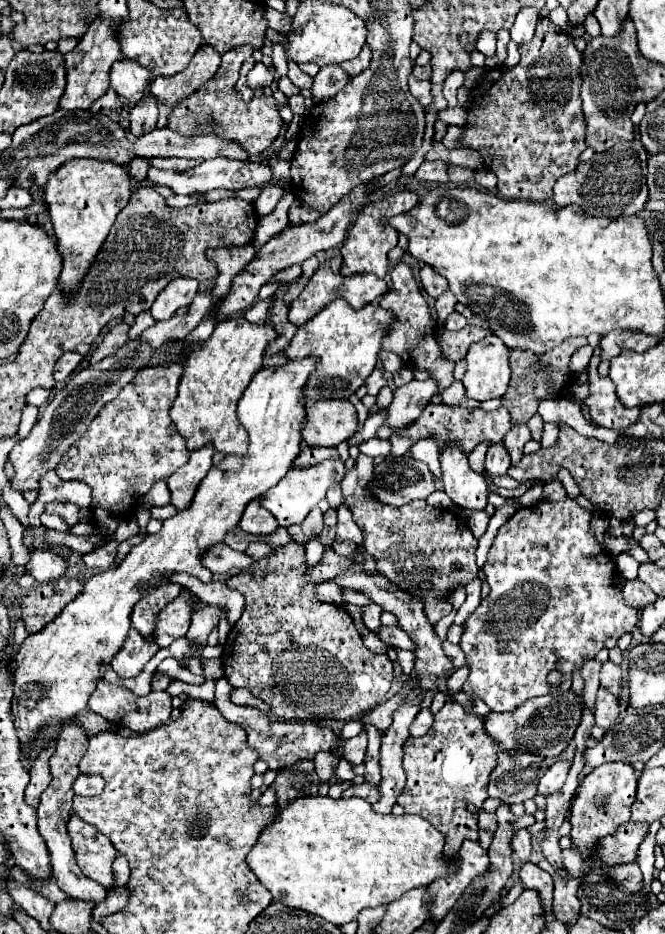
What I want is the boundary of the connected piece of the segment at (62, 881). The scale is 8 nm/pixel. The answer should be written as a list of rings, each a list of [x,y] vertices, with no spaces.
[[[73,722],[69,726],[65,726],[59,734],[59,742],[57,742],[57,750],[51,756],[51,774],[53,780],[51,784],[45,788],[45,792],[41,794],[41,802],[37,806],[37,814],[39,814],[39,834],[43,836],[47,848],[49,848],[49,856],[51,856],[51,868],[53,868],[53,878],[57,882],[57,886],[71,898],[75,900],[83,900],[83,902],[91,902],[93,906],[101,904],[107,898],[107,890],[97,884],[95,880],[83,876],[83,872],[79,870],[77,862],[75,862],[75,850],[71,848],[71,836],[67,834],[67,822],[71,816],[71,800],[73,800],[73,782],[75,776],[79,776],[79,760],[83,758],[85,750],[87,750],[87,734],[83,732],[83,728]]]

